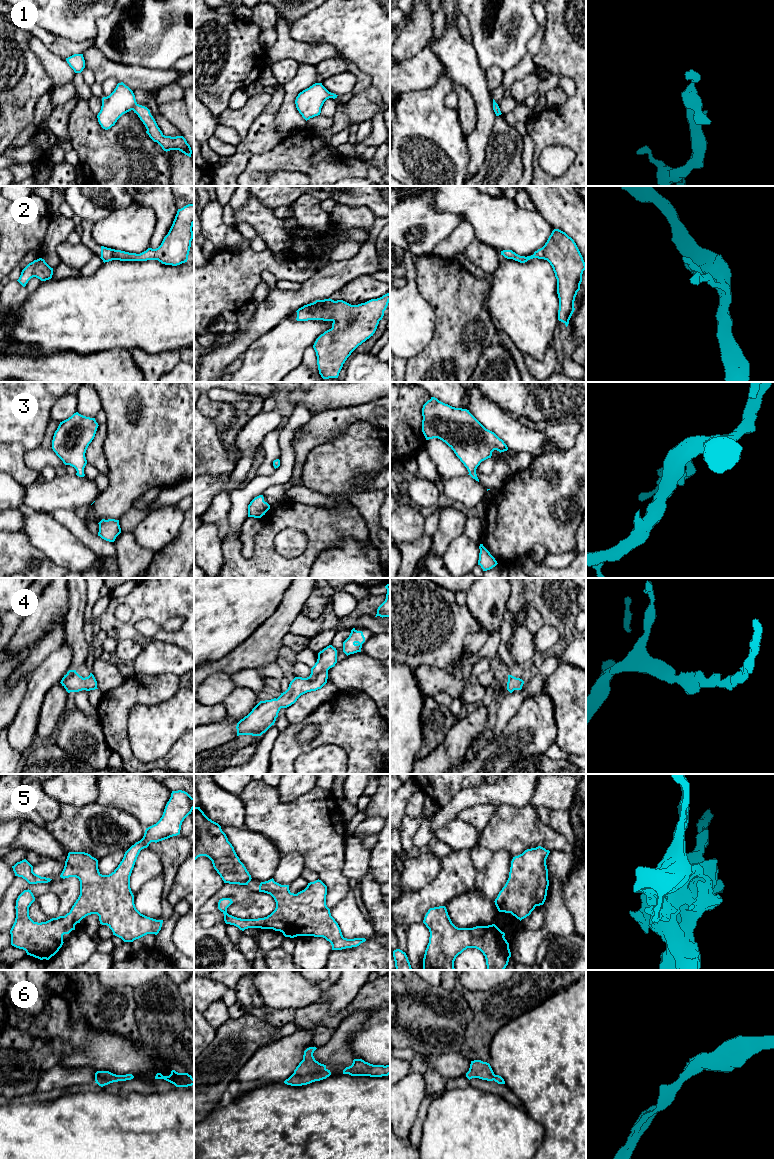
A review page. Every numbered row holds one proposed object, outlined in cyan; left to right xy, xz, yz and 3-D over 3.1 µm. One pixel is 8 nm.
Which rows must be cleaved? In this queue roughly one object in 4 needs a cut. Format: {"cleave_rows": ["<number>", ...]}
{"cleave_rows": []}

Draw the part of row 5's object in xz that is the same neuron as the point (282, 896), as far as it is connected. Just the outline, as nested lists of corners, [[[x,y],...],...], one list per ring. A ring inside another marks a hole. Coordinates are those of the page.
[[[272,878],[260,883],[259,892],[270,894],[276,902],[276,908],[270,915],[258,919],[234,917],[227,913],[227,908],[233,903],[232,899],[222,898],[218,902],[218,909],[224,914],[225,923],[242,931],[248,928],[273,929],[290,938],[323,937],[331,943],[332,950],[357,947],[366,941],[365,938],[343,937],[326,905],[327,886],[319,879],[294,894],[290,892],[289,885],[281,885]]]

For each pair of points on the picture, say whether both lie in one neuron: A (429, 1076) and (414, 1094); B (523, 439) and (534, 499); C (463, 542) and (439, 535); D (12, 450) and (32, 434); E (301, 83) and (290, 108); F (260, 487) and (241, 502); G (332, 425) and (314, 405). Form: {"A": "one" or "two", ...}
{"A": "two", "B": "two", "C": "two", "D": "two", "E": "one", "F": "one", "G": "two"}

